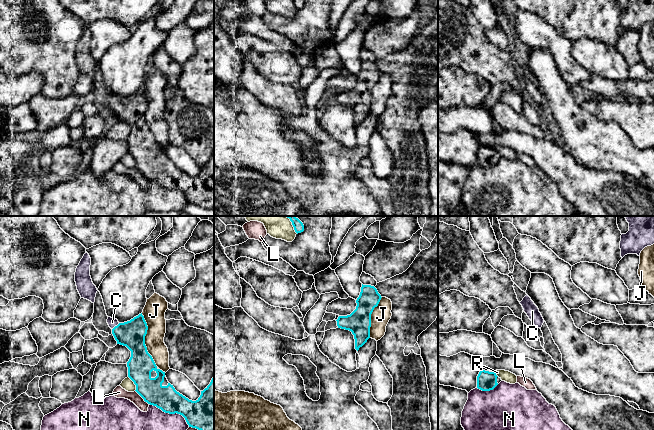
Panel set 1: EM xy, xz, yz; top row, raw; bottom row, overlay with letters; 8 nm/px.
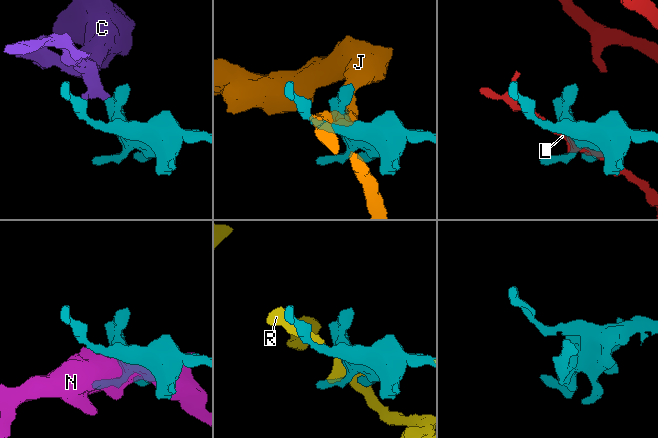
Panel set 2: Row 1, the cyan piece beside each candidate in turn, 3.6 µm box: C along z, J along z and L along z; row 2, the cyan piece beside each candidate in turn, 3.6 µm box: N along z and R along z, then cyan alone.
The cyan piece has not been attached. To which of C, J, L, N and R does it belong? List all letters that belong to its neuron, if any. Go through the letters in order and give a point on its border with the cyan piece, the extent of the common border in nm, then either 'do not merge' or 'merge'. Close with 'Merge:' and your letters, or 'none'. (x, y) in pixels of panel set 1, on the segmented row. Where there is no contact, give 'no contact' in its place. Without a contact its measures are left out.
C: contact xy (115, 326); length 80 nm; merge
J: contact xy (144, 340); length 460 nm; do not merge
L: contact xy (141, 396); length 160 nm; do not merge
N: contact xy (171, 413); length 380 nm; do not merge
R: contact xy (134, 383); length 130 nm; do not merge
Merge: C

